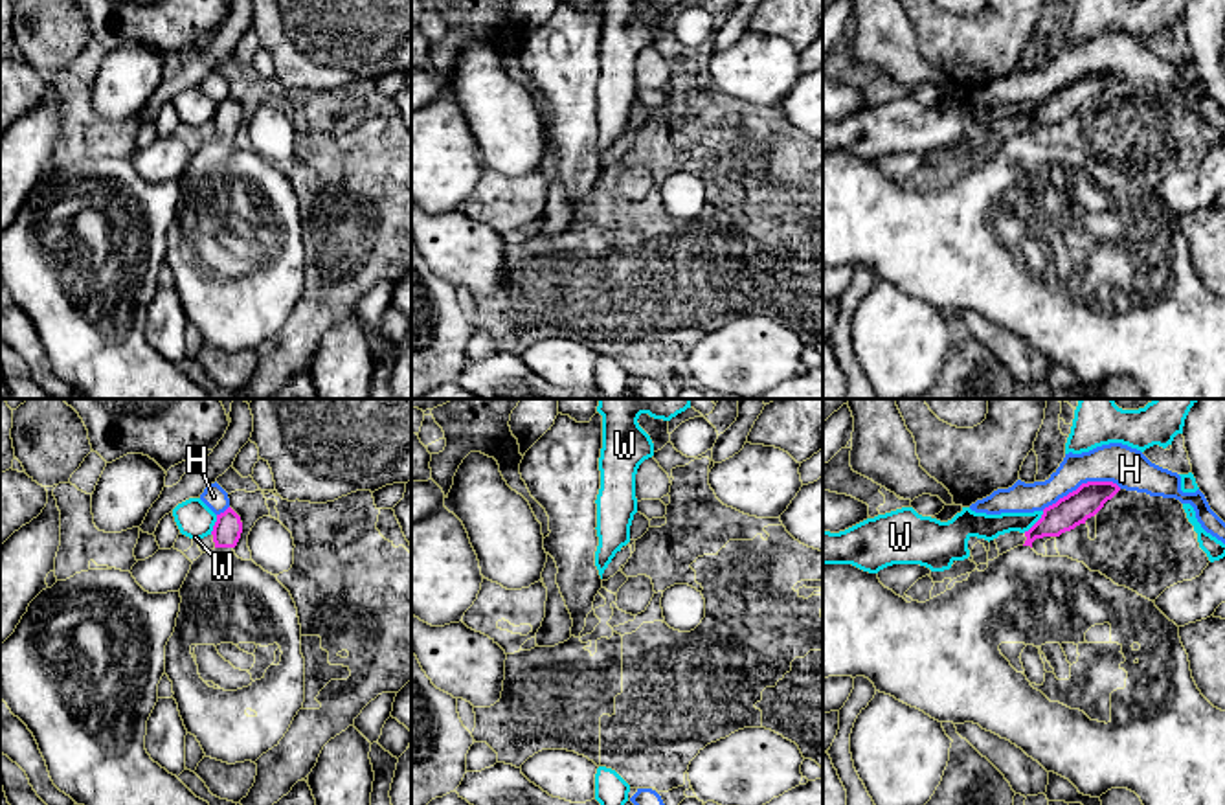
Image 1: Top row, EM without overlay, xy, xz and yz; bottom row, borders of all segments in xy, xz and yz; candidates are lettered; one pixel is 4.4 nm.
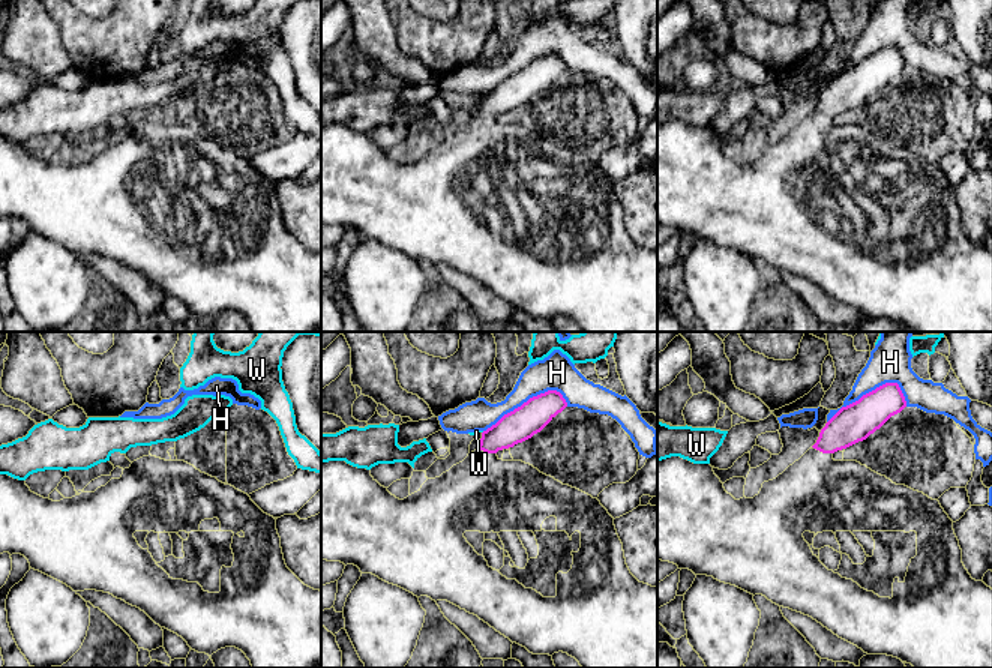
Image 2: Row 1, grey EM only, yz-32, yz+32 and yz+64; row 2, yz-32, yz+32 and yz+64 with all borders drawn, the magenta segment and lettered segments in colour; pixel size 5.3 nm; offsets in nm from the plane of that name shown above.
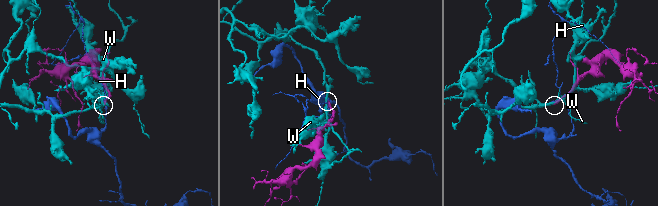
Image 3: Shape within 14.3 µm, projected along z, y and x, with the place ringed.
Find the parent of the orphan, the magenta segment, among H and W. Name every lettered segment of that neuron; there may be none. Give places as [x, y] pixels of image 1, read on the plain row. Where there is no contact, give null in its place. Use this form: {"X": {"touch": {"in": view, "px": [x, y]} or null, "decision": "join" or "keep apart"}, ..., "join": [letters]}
{"H": {"touch": {"in": "yz", "px": [1082, 72]}, "decision": "keep apart"}, "W": {"touch": {"in": "yz", "px": [1036, 111]}, "decision": "keep apart"}, "join": []}

